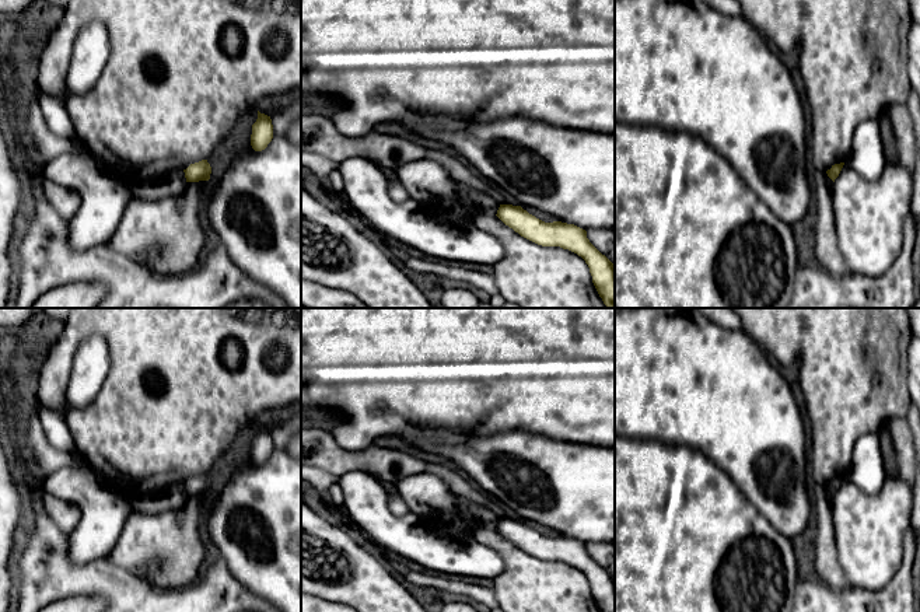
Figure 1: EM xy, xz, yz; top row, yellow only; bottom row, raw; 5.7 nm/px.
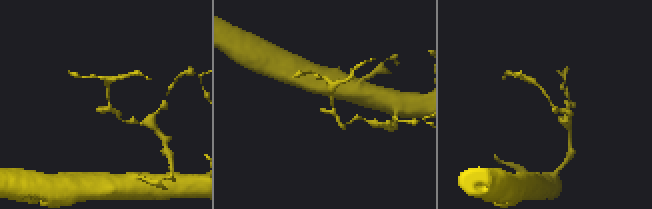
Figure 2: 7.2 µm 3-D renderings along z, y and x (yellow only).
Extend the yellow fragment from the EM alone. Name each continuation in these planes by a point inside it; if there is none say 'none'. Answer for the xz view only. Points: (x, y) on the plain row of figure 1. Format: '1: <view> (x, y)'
none

